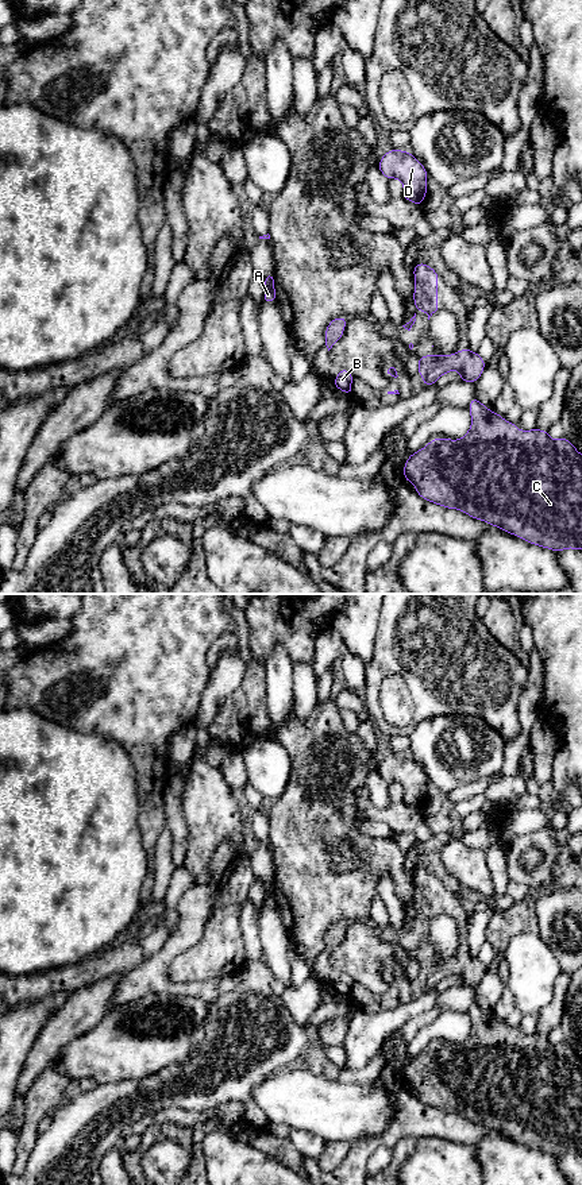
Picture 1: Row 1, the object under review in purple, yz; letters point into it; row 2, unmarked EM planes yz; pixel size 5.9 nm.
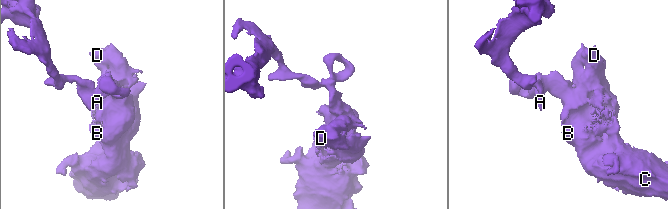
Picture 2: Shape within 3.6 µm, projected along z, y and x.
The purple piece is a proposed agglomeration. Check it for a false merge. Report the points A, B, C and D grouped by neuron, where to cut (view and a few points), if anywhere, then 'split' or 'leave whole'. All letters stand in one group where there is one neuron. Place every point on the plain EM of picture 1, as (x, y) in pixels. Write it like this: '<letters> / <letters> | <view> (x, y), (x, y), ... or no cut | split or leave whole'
A / B C D | yz (273, 883), (265, 886) | split

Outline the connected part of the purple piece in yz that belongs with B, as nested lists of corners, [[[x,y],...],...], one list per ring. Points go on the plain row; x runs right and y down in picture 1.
[[[340,973],[338,983],[332,985],[332,989],[340,993],[342,996],[347,997],[348,1000],[352,1000],[352,993],[351,993],[351,985],[354,980],[344,973]]]

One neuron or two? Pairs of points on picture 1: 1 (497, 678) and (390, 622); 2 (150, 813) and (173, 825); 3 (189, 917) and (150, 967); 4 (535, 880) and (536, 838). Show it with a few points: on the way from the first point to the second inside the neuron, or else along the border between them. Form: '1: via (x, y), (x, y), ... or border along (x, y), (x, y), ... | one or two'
1: via (470, 668), (417, 626) | one
2: border along (165, 788), (166, 828) | two
3: via (189, 930), (164, 956) | one
4: via (544, 869), (547, 849) | one

